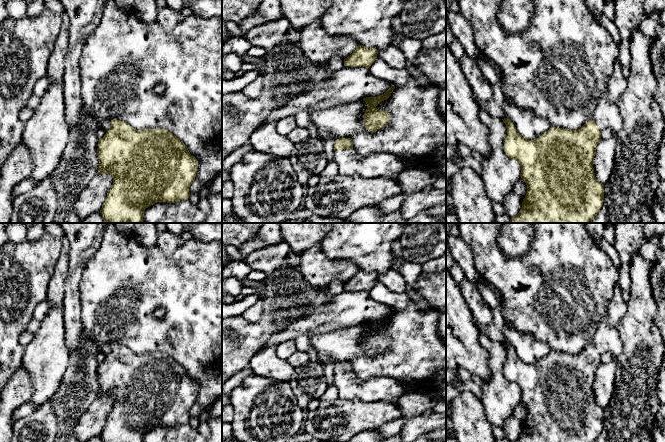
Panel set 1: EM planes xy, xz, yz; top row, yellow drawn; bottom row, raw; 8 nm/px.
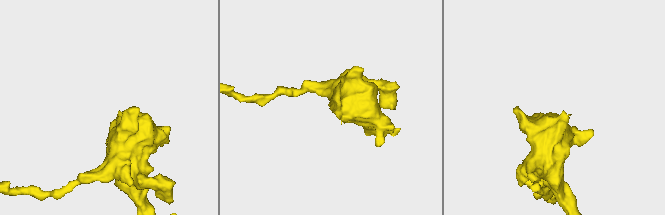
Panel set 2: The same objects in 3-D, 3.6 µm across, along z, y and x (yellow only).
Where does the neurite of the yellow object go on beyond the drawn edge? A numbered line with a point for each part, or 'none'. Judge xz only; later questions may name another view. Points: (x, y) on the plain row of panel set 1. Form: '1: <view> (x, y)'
1: xz (383, 388)

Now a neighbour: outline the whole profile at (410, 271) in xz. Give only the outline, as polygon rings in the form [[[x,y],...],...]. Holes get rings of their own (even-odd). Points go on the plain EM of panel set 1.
[[[395,256],[393,268],[404,277],[406,283],[412,288],[422,274],[422,264],[407,261],[403,257]]]

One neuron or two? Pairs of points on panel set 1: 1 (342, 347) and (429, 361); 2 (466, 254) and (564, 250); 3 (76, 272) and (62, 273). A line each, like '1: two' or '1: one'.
1: one
2: two
3: two

